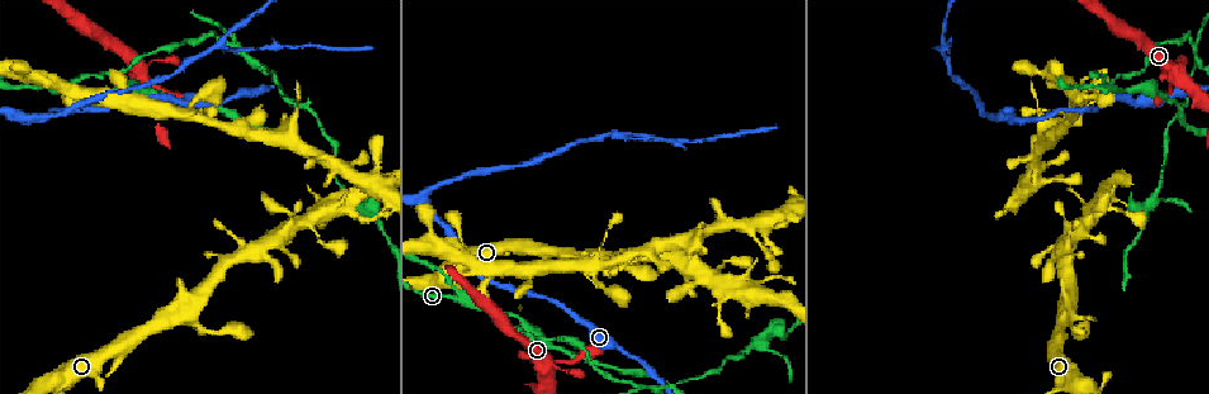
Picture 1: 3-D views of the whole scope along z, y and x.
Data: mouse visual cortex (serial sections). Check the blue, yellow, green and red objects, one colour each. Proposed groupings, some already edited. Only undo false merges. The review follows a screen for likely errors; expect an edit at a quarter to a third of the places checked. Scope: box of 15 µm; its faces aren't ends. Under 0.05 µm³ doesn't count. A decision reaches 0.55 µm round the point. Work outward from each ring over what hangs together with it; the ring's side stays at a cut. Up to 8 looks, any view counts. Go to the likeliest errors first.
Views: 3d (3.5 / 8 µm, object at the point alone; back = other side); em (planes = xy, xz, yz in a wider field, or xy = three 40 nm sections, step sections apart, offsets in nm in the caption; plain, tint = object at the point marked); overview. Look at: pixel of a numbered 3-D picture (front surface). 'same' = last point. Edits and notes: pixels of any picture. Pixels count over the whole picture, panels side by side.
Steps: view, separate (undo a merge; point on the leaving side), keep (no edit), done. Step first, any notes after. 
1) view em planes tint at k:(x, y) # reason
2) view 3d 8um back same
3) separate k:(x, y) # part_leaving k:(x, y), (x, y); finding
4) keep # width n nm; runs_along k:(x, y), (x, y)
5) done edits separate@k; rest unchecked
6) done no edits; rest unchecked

view 3d 3.5um at 1:(300, 223) # thin arm on a thick one

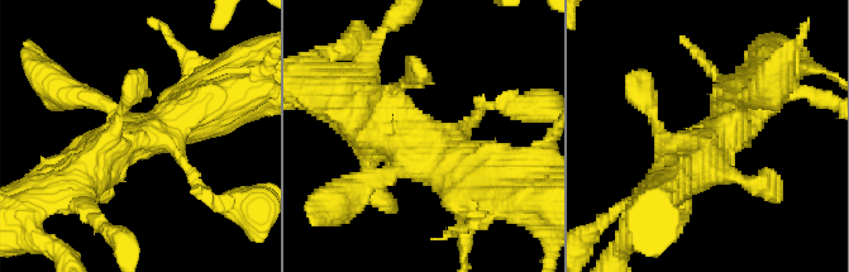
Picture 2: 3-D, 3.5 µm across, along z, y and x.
view em planes tint at 2:(719, 142)

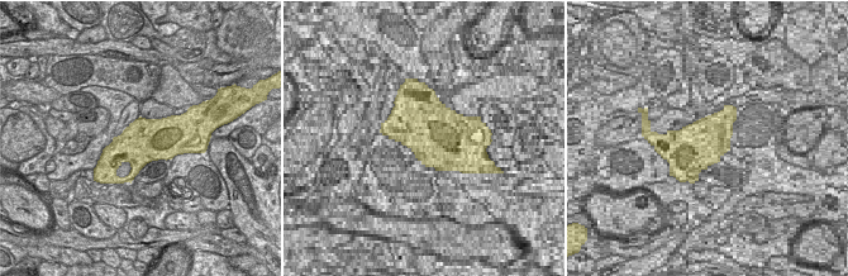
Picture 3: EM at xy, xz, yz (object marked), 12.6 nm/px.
keep # runs_along 2:(72, 185), (108, 149), (205, 106); continuous, no second cell

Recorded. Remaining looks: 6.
view 3d 8um at 1:(421, 202) # three-way junction

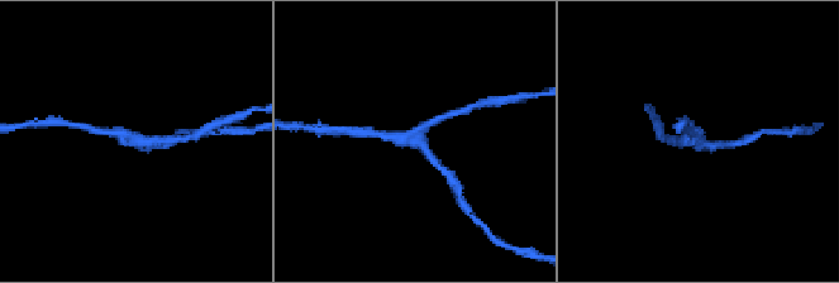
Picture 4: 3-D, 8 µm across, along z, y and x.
view 3d 3.5um at 4:(699, 144)

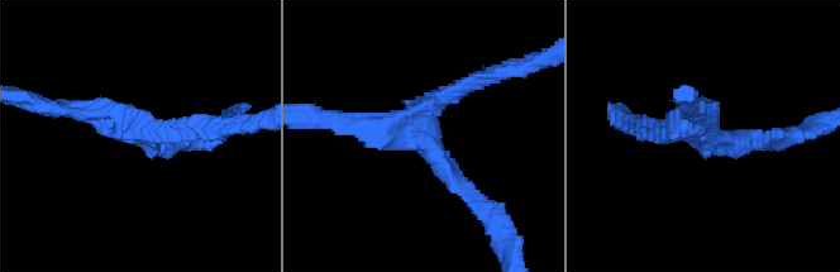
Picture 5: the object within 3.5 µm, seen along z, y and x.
view em xy step 5 tint at 5:(704, 134) # arms 3; arm_widths 200, 200, 300 nm

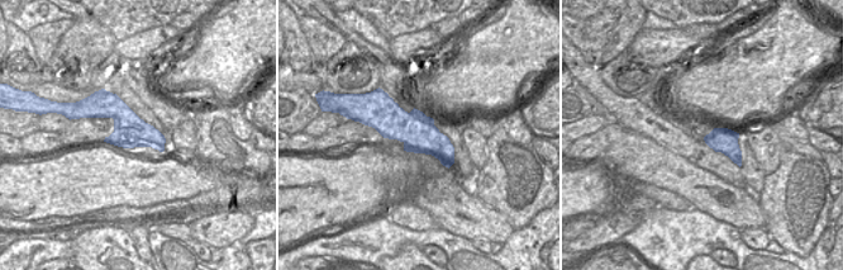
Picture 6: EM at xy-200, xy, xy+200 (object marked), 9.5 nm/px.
keep # runs_along 5:(768, 142), (650, 127); continuous, no second cell

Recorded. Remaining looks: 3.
view 3d 3.5um at 1:(217, 45) # side arm on a straight run

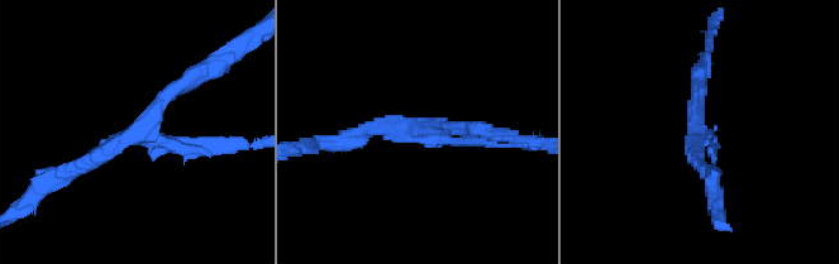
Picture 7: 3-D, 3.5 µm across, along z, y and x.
view em xy step 2 tint at 7:(697, 134) # arms 3; arm_widths 100, 150, 200 nm; need the tissue

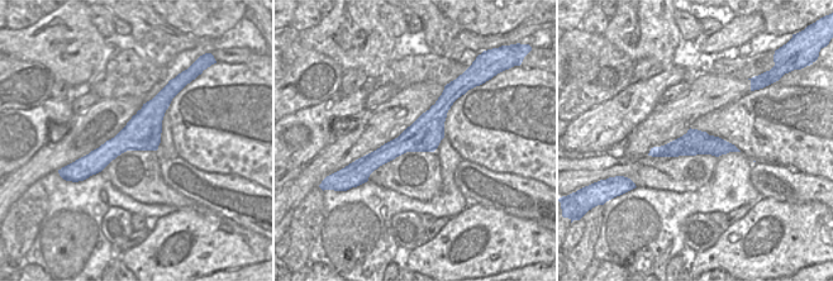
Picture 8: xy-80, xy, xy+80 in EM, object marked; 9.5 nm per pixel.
separate 7:(217, 148) # part_leaving 7:(172, 142), (181, 149), (254, 145); a second cell is stuck on

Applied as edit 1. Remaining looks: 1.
done edits separate@7; rest unchecked

